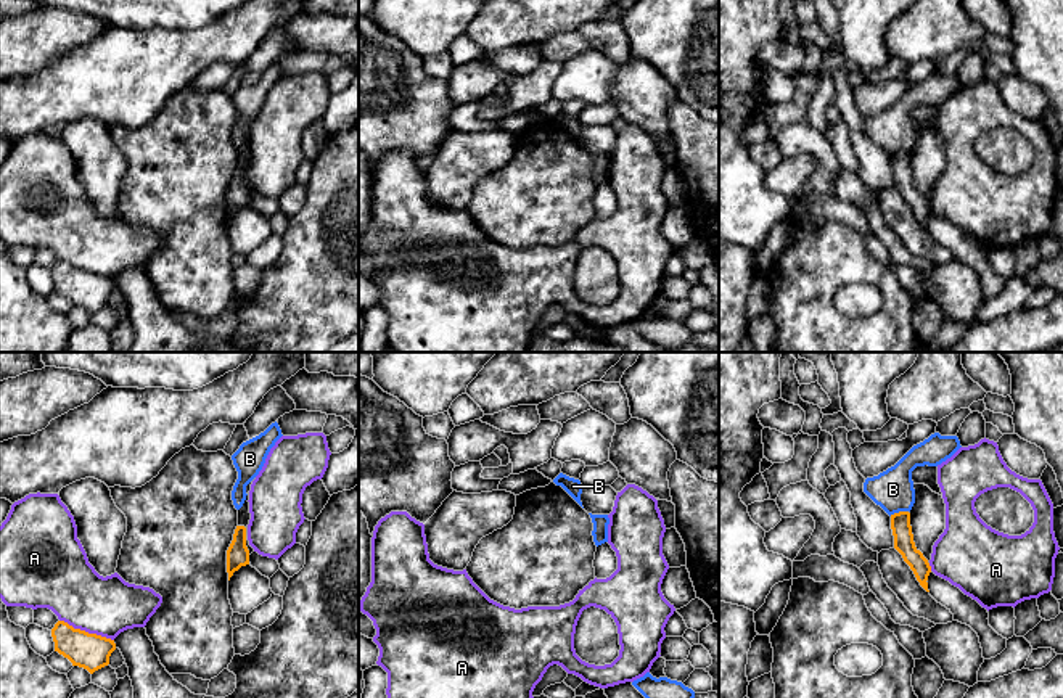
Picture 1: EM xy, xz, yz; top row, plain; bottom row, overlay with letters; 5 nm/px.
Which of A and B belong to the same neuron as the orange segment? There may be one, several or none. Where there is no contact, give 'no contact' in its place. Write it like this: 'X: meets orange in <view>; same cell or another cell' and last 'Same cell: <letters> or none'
A: meets orange in xy; another cell
B: meets orange in yz; another cell
Same cell: none

